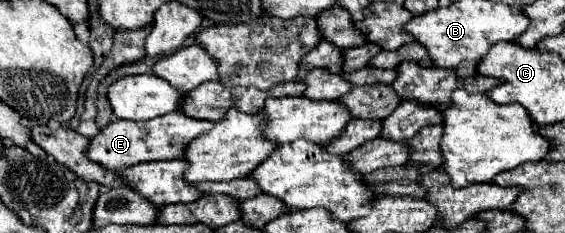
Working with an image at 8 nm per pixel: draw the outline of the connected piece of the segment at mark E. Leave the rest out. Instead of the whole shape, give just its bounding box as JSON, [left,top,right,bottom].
[88,111,212,171]

